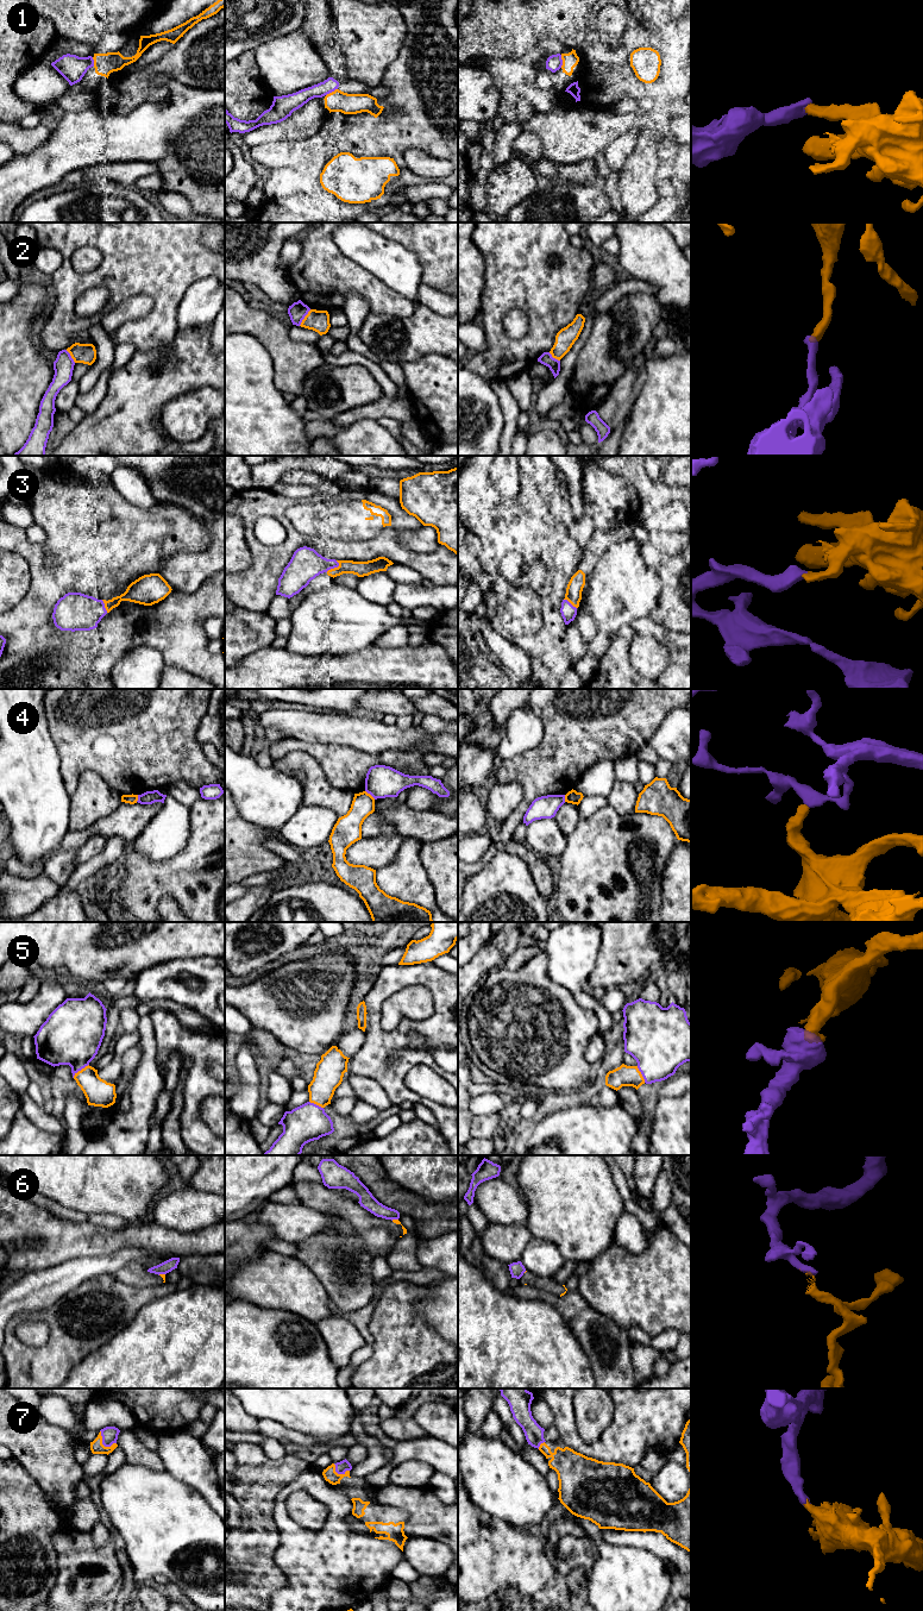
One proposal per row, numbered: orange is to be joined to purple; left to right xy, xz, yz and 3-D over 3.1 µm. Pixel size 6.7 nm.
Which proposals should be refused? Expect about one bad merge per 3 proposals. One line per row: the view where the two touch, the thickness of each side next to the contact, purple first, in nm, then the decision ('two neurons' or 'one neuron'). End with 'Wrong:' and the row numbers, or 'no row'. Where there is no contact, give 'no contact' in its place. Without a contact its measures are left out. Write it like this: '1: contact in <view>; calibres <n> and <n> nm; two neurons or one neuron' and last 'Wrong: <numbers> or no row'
1: contact in yz; calibres 110 and 100 nm; two neurons
2: contact in xz; calibres 120 and 140 nm; two neurons
3: contact in xz; calibres 220 and 100 nm; one neuron
4: contact in xz; calibres 220 and 160 nm; two neurons
5: contact in xy; calibres 400 and 180 nm; one neuron
6: contact in xy; calibres 80 and 30 nm; two neurons
7: contact in xy; calibres 110 and 90 nm; one neuron
Wrong: 1, 2, 4, 6

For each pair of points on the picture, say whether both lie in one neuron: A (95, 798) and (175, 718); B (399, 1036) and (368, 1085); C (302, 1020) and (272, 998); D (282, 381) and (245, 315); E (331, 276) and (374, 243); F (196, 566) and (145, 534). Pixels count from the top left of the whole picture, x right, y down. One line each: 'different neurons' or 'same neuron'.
A: different neurons
B: different neurons
C: same neuron
D: same neuron
E: different neurons
F: different neurons

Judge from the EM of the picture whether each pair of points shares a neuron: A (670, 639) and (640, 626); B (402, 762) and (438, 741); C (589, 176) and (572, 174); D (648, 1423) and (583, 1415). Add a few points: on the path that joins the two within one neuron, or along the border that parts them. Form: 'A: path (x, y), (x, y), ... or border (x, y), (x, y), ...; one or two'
A: path (663, 635), (647, 626); one
B: border (393, 750), (421, 750), (425, 753); two
C: path (585, 174), (576, 174); one
D: border (613, 1400), (613, 1421), (595, 1441); two

